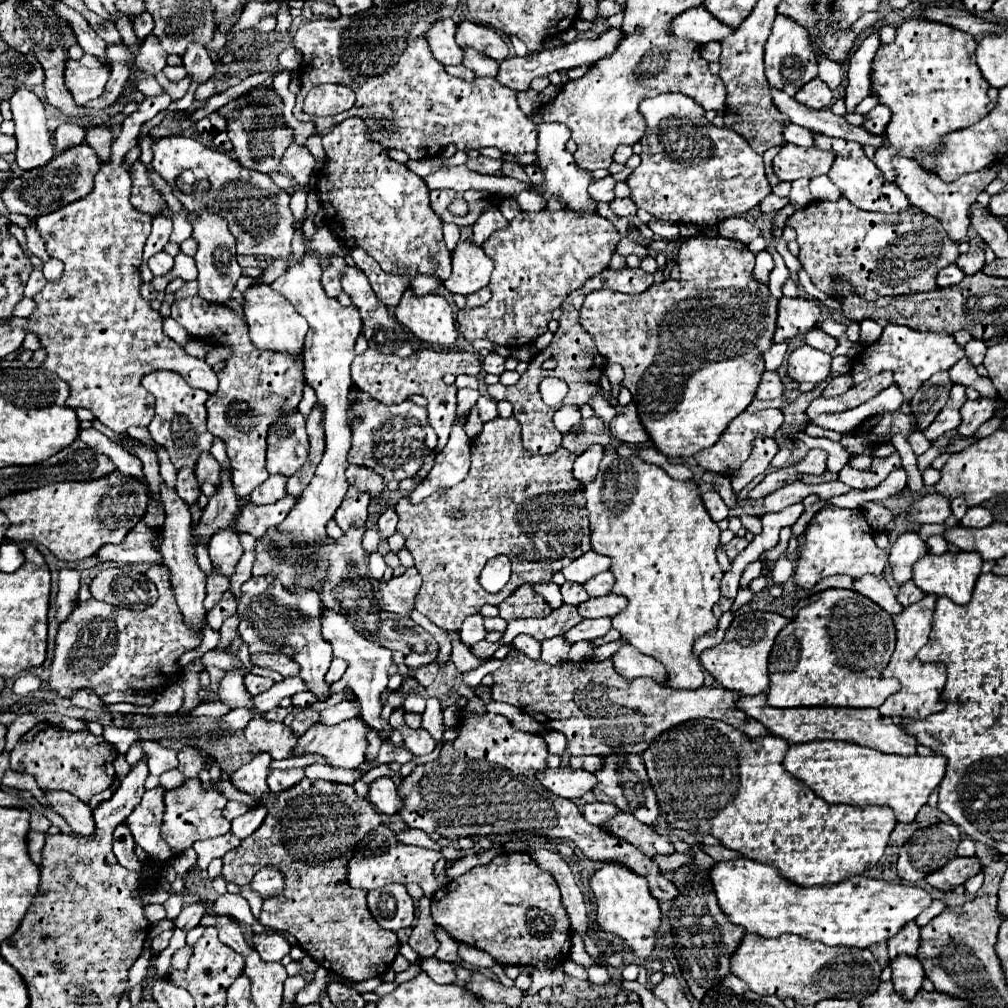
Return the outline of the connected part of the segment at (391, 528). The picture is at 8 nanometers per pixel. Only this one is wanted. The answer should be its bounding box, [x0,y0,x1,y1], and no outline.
[377,507,397,537]

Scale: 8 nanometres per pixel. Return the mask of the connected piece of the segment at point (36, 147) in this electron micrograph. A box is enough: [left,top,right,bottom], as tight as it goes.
[9,87,53,169]

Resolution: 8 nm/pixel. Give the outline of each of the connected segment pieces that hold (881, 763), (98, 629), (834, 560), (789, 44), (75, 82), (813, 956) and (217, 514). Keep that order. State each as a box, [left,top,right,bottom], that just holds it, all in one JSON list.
[[783,741,947,823],[49,565,201,697],[793,507,887,589],[765,15,817,95],[65,53,109,105],[731,933,881,1005],[193,469,239,543]]

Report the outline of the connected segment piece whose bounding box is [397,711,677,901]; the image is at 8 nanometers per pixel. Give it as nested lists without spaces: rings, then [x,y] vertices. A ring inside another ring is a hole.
[[[463,711],[459,715],[455,741],[445,743],[439,757],[433,763],[417,765],[407,777],[403,777],[401,785],[397,787],[397,793],[403,799],[399,815],[409,827],[417,827],[427,835],[439,833],[441,837],[447,839],[489,837],[489,835],[541,835],[553,839],[571,839],[583,851],[585,857],[595,861],[623,861],[623,865],[627,865],[631,871],[647,877],[651,895],[655,899],[669,901],[677,897],[677,887],[663,877],[659,865],[653,859],[643,855],[635,845],[607,833],[605,829],[599,829],[597,825],[587,823],[579,807],[571,799],[557,797],[541,787],[535,773],[547,769],[547,757],[549,751],[543,737],[515,729],[505,715]]]

